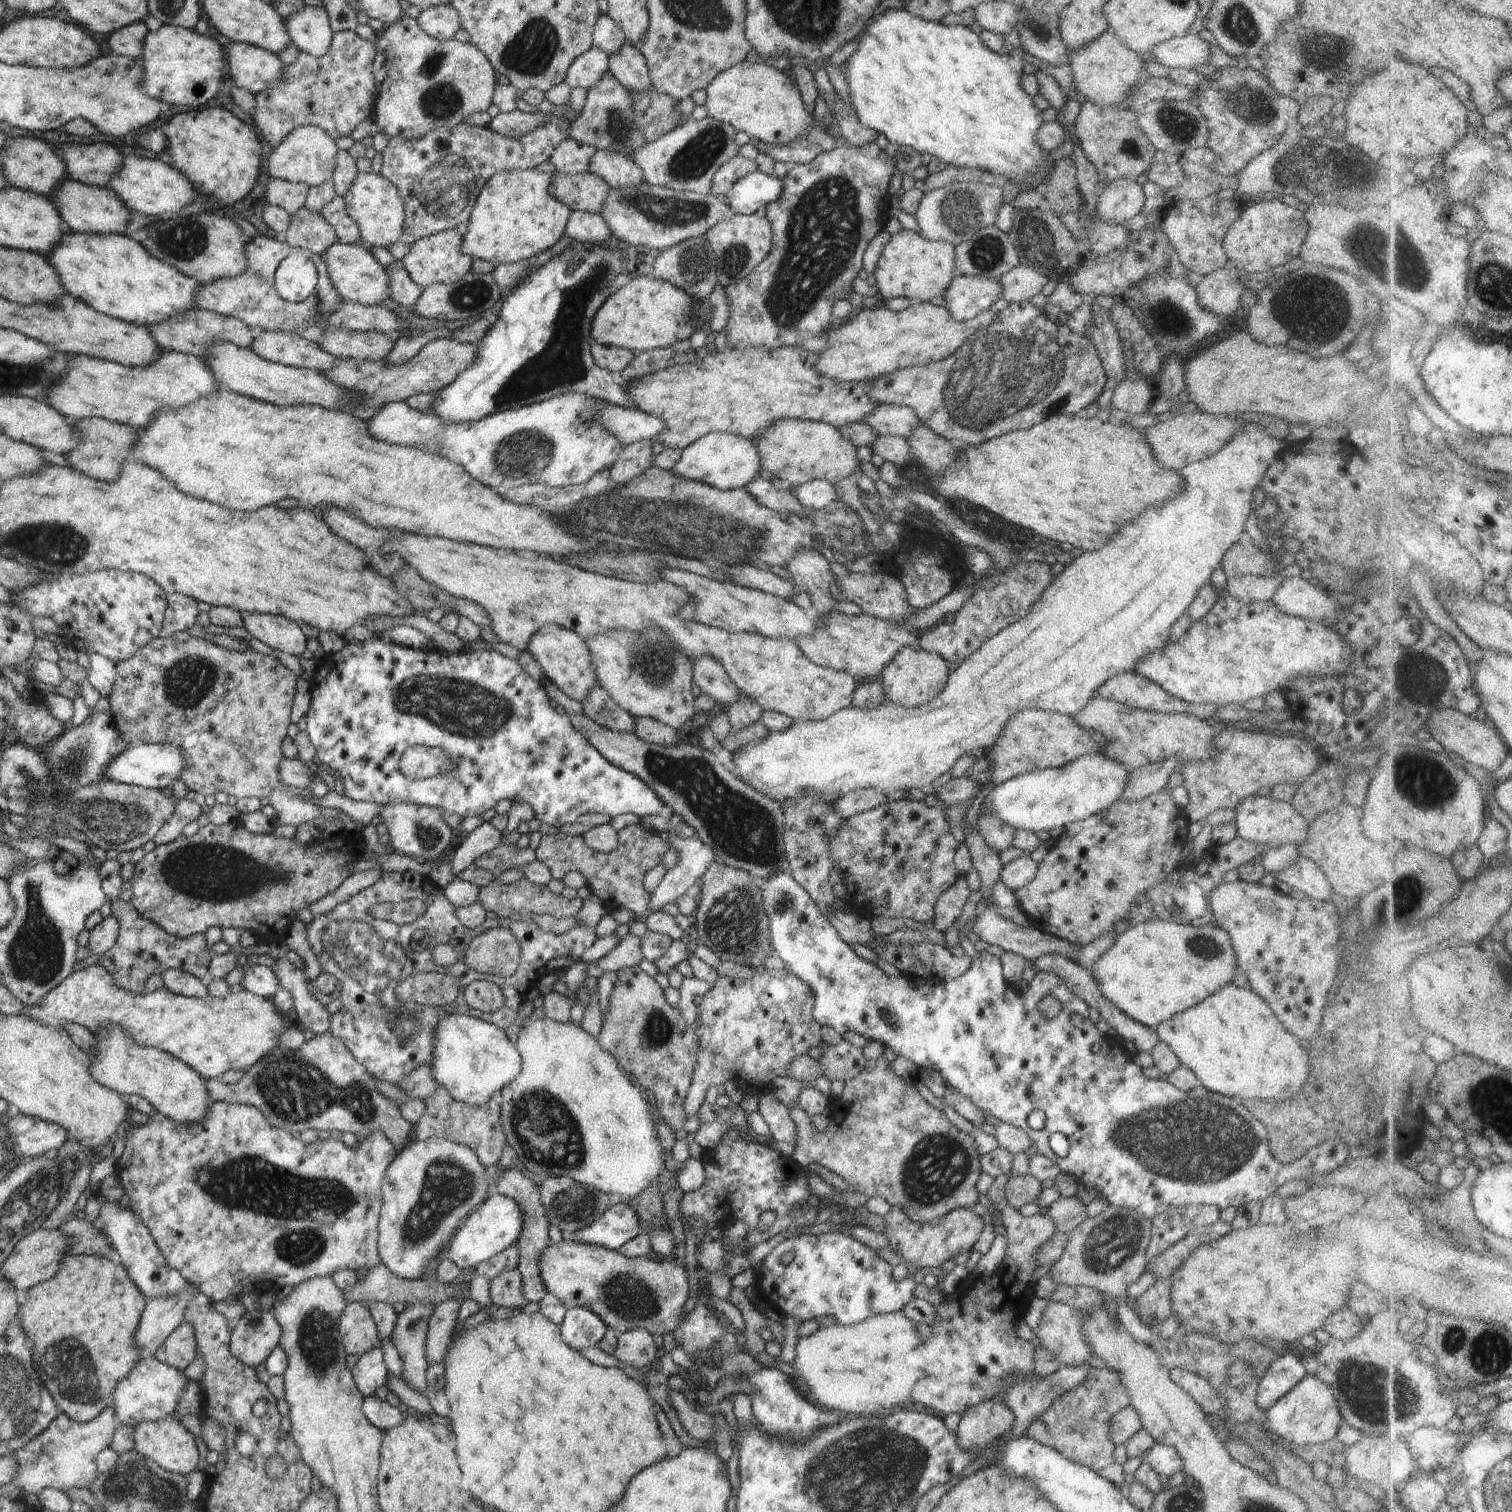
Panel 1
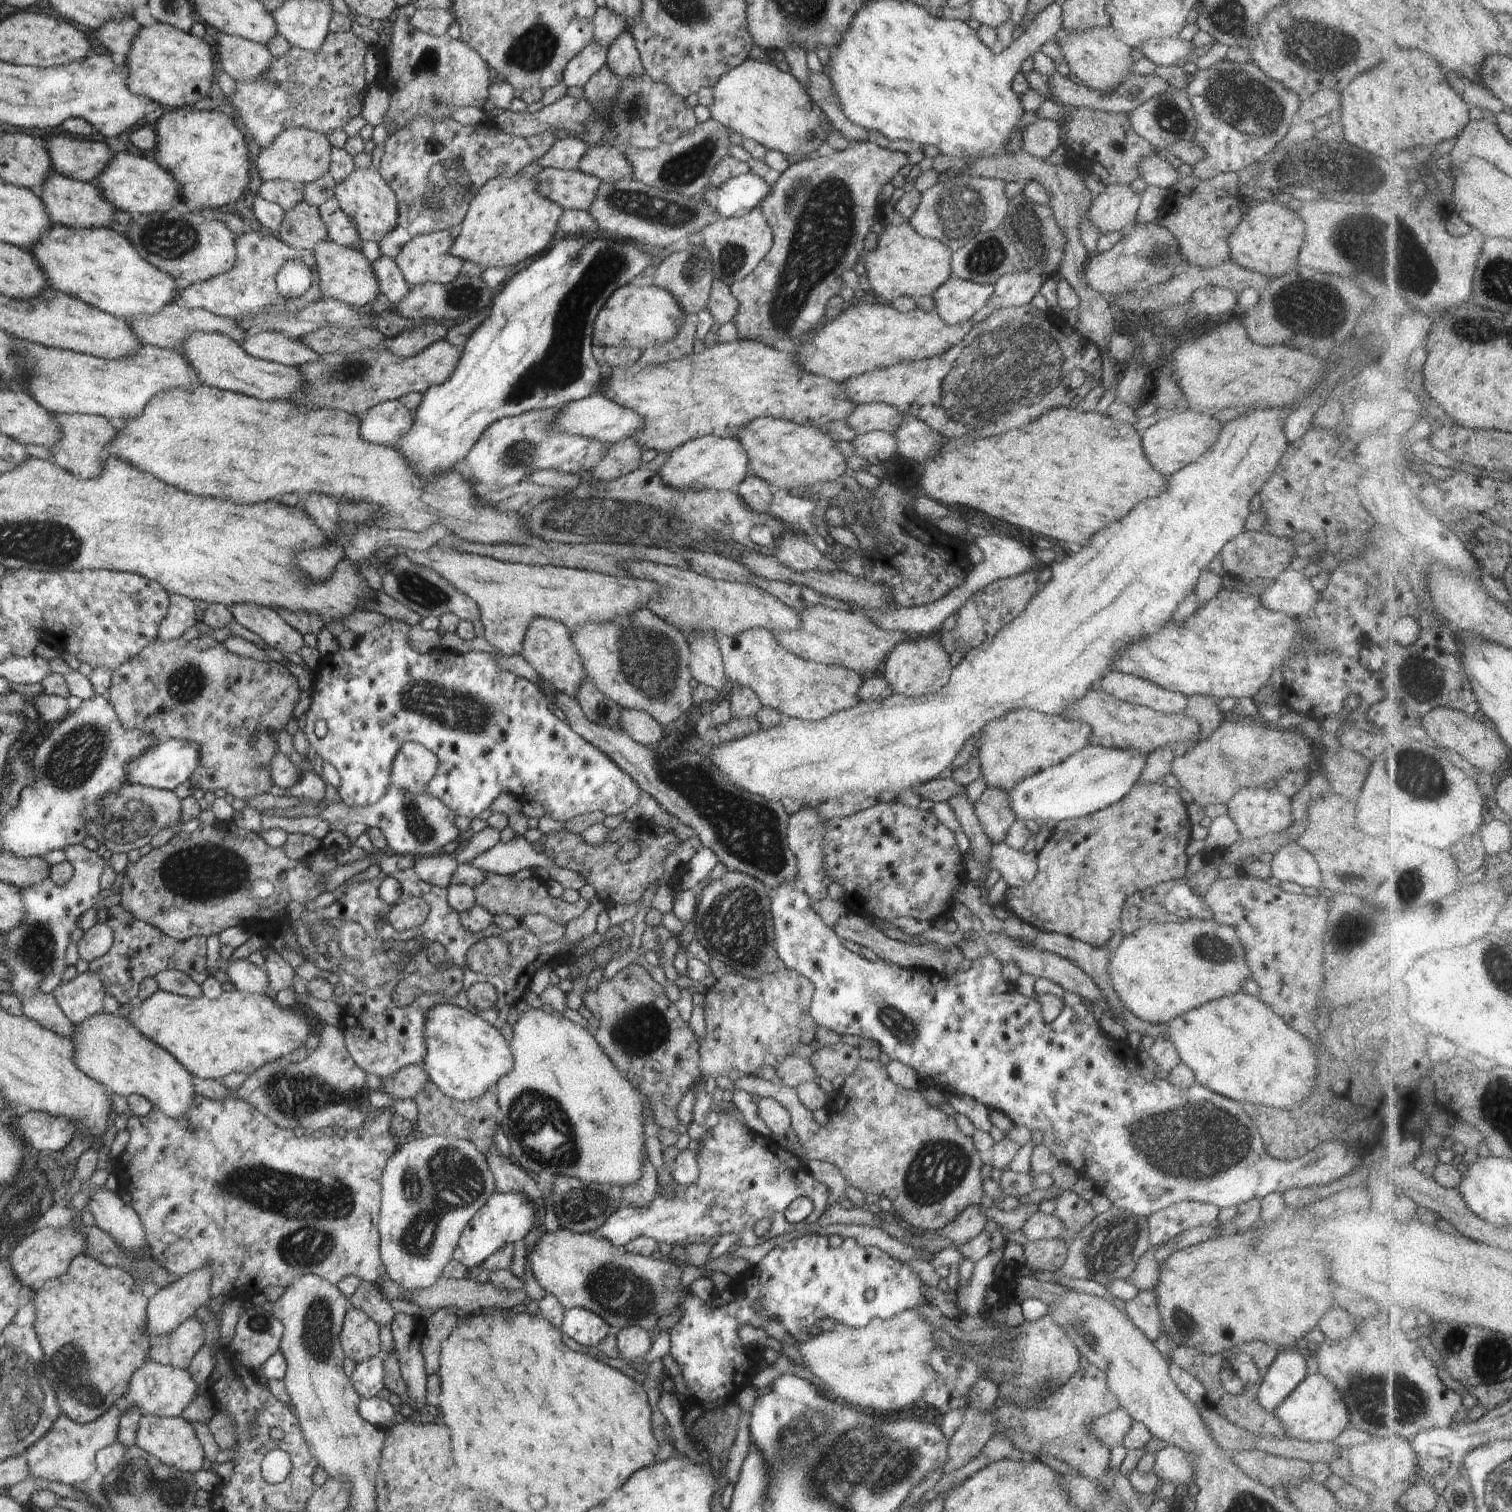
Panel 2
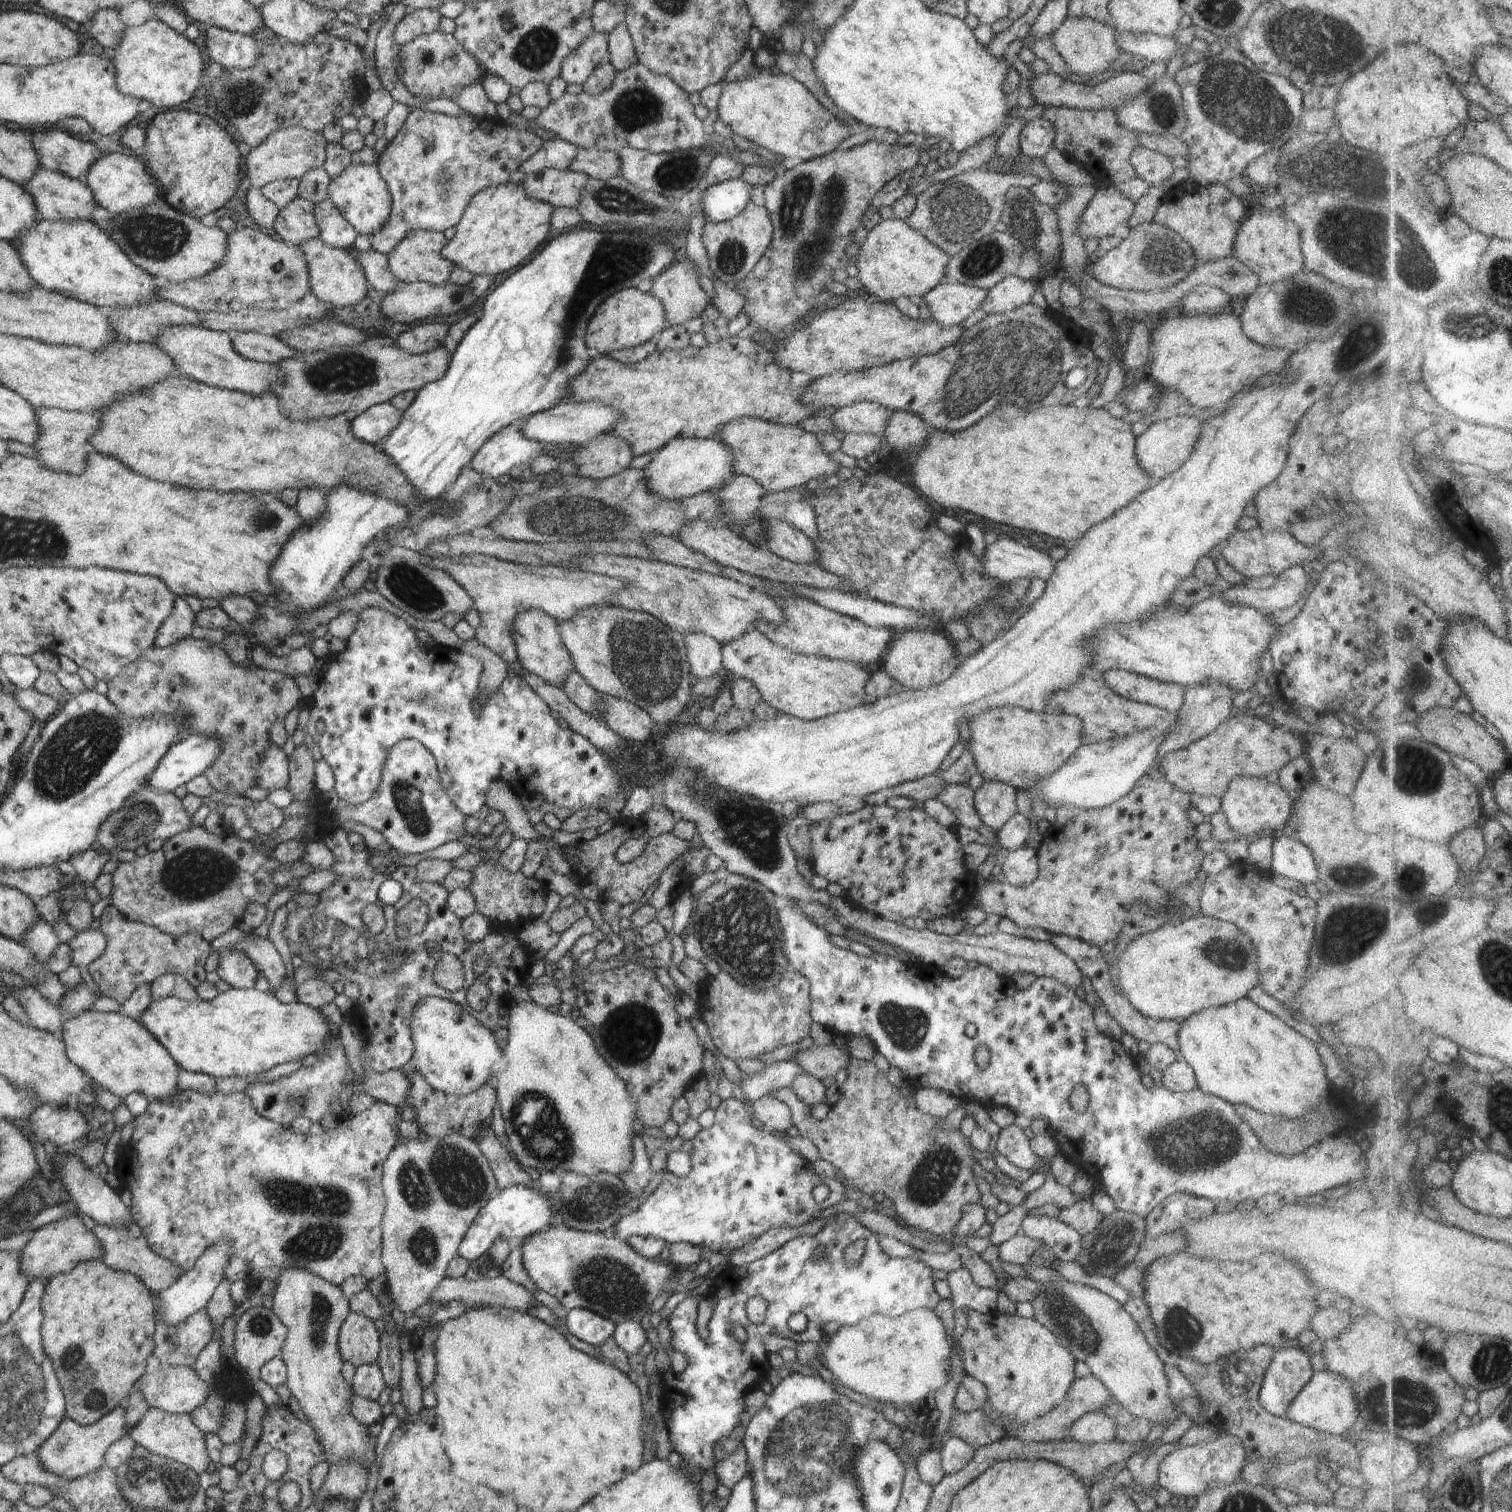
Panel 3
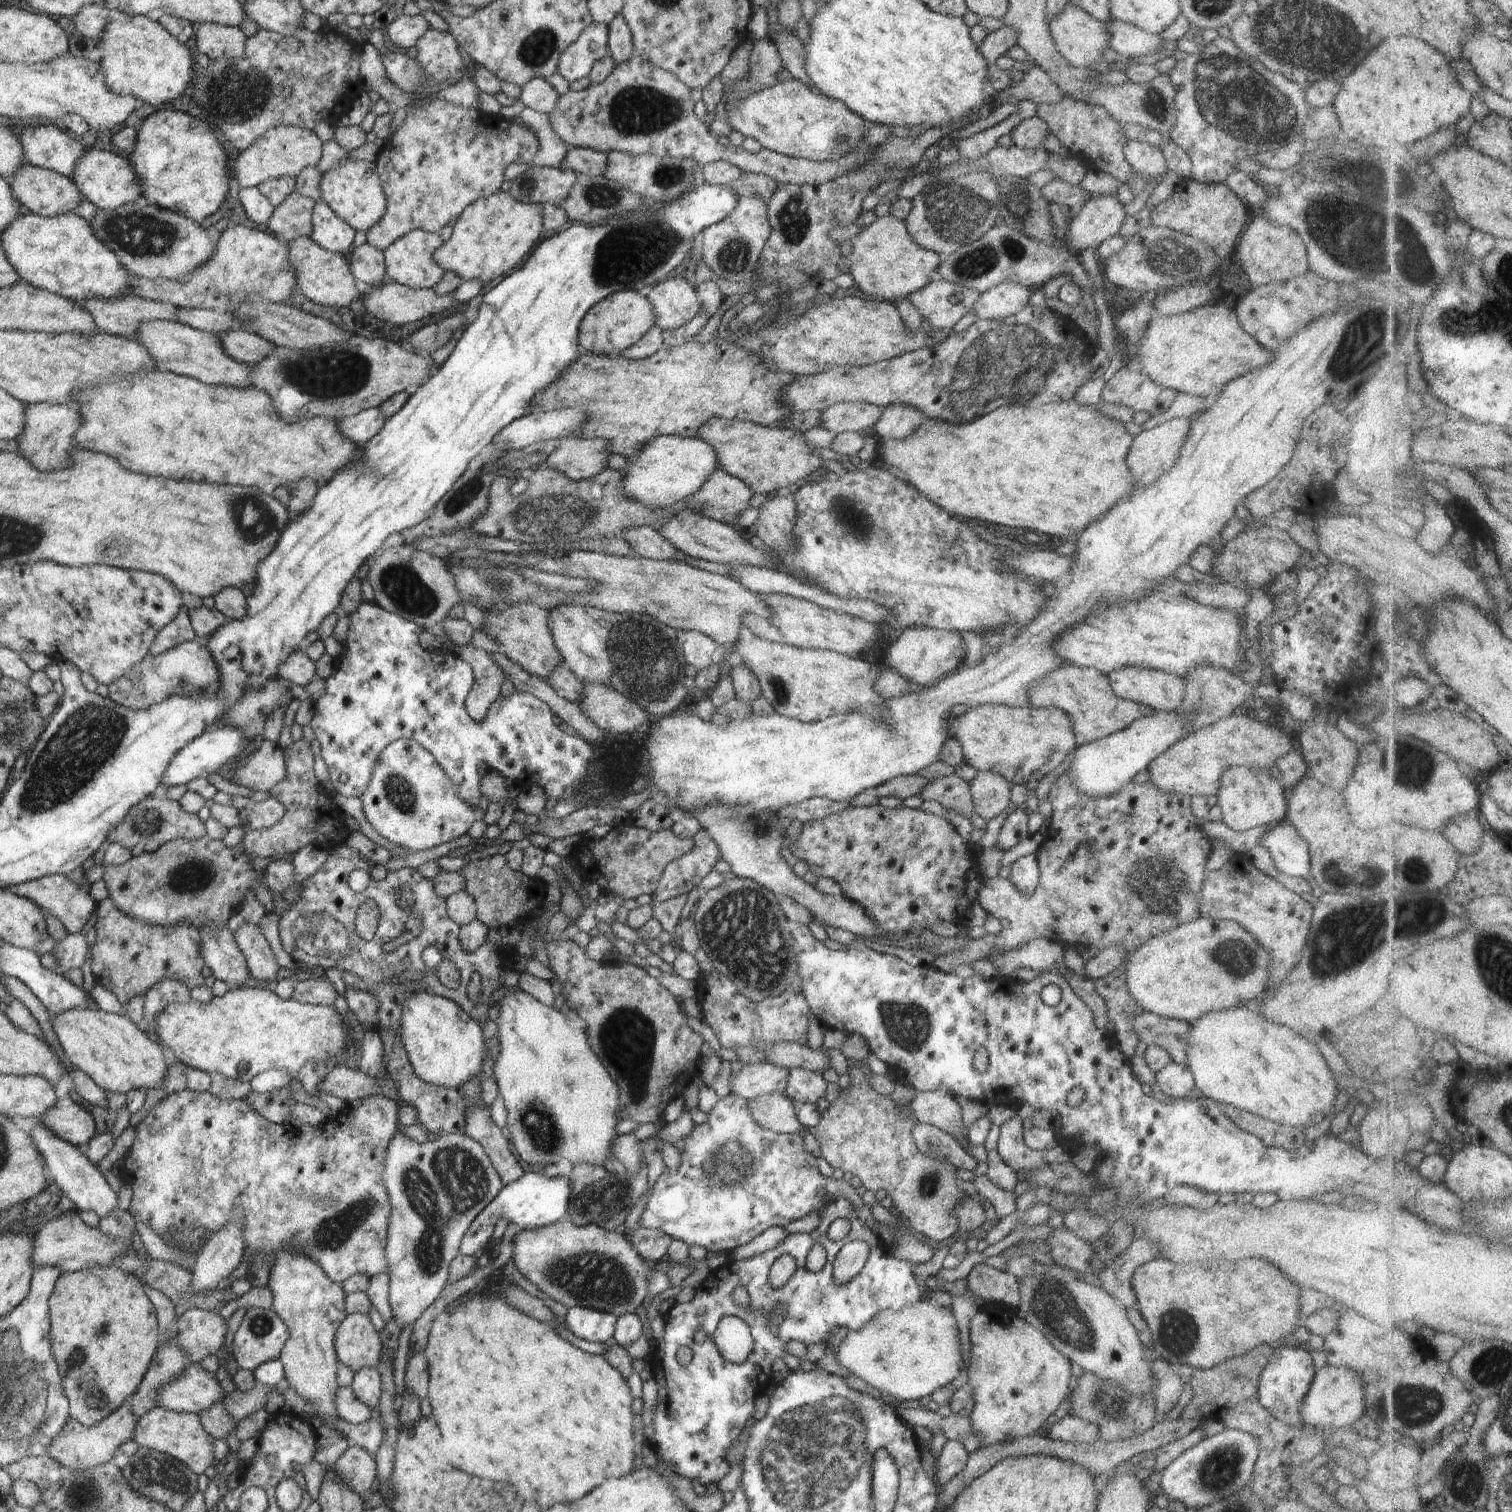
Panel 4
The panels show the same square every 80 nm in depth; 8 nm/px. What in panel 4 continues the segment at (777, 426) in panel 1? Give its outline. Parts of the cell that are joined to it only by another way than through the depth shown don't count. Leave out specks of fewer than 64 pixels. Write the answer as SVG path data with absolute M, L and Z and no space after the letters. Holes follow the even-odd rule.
M707 420L698 427L696 438L712 445L718 468L743 480L753 493L758 494L774 493L779 488L786 488L815 470L821 470L821 464L824 462L810 451L813 446L806 443L802 433L789 428L767 427L748 420Z

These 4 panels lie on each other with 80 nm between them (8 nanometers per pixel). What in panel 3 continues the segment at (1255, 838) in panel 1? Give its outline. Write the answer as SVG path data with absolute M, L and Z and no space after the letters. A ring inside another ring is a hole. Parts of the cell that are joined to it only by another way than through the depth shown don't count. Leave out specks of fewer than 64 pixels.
M1236 777L1229 782L1221 798L1221 811L1225 814L1230 828L1237 834L1253 836L1264 831L1266 835L1279 833L1289 822L1293 810L1293 796L1278 783L1271 783L1266 777Z

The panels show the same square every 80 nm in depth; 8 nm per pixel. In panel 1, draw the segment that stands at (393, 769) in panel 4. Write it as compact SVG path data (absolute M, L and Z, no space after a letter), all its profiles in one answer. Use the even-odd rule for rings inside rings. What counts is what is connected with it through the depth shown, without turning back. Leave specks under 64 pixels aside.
M414 745L403 752L399 769L405 777L413 781L446 774L452 770L452 764L442 749ZM392 801L378 811L389 832L388 846L395 852L412 857L417 861L436 861L450 849L450 840L457 832L448 827L442 818L444 811L438 807L420 806L410 801Z

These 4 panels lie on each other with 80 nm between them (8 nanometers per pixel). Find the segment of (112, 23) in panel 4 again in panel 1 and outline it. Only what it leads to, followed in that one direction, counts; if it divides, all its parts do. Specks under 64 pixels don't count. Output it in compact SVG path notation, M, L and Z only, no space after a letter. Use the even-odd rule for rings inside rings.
M162 25L156 31L148 31L143 40L141 57L136 60L141 66L140 89L146 96L156 100L164 100L172 106L202 106L211 98L214 98L220 90L220 84L224 77L223 47L210 38L208 34L200 35L194 29L187 29L176 25Z

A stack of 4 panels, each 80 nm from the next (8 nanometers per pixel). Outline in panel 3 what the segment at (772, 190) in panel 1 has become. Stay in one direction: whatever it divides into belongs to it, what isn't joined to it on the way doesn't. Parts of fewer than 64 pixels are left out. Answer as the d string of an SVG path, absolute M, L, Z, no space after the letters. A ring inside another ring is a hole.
M742 178L709 185L700 194L700 208L707 223L722 222L738 216L749 203L752 188Z

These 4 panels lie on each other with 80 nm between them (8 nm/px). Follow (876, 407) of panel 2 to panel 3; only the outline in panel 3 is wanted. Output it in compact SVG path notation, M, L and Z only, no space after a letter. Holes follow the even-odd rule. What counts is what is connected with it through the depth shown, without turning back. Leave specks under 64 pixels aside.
M864 400L833 410L829 418L832 424L844 434L870 433L882 437L891 414L889 408Z

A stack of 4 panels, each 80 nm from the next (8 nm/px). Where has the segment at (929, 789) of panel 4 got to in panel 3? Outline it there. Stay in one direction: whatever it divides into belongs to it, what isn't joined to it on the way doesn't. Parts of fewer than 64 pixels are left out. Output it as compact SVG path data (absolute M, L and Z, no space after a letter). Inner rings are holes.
M948 783L936 796L956 816L958 824L976 830L981 822L975 809L973 789L967 783Z

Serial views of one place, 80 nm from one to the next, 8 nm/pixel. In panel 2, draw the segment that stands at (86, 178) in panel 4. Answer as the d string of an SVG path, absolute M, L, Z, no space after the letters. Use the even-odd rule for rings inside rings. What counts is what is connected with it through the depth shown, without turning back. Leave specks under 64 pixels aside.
M128 151L114 154L98 173L93 184L101 190L101 194L116 211L122 210L130 215L166 211L167 208L175 208L180 202L177 192L179 185L168 172L154 161L150 162L149 158Z

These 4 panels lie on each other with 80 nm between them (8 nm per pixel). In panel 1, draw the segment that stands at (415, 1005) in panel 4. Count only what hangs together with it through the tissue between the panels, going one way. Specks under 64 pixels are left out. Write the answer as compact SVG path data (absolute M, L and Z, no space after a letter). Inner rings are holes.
M448 1013L439 1018L433 1036L432 1076L454 1100L482 1106L494 1092L511 1083L521 1069L521 1056L515 1043L492 1023L462 1013Z

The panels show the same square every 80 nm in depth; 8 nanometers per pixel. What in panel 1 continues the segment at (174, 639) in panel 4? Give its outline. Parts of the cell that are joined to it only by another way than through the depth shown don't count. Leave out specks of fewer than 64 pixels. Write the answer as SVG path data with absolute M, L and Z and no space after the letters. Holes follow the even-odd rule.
M167 593L167 607L162 630L166 634L190 630L198 616L198 601L180 593Z

